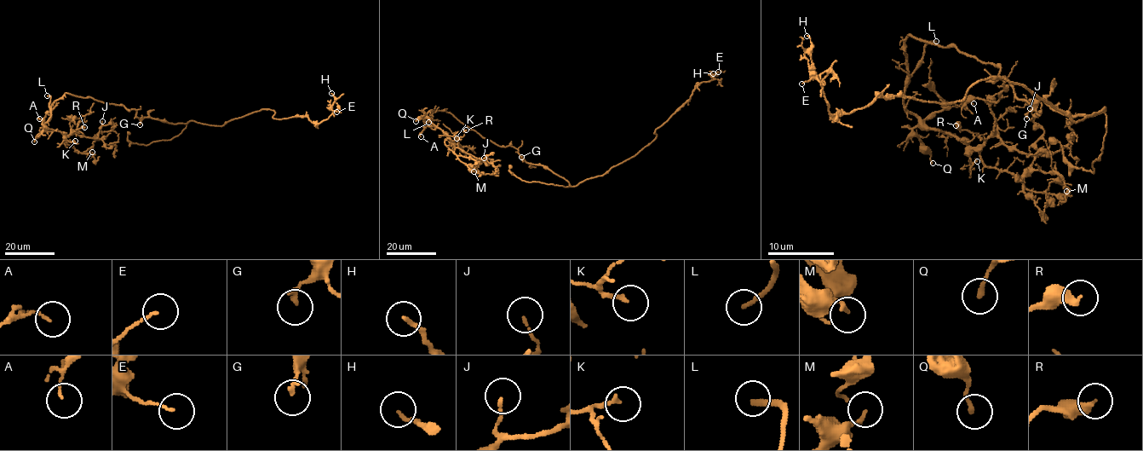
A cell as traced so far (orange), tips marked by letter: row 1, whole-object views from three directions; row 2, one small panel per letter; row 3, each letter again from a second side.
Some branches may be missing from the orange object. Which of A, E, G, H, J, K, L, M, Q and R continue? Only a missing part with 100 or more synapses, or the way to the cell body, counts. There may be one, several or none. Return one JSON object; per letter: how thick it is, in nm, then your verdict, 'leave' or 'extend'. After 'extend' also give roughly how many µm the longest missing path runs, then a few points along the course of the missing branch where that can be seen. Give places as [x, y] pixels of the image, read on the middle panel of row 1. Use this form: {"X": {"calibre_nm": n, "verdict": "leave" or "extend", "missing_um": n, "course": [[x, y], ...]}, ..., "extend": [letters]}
{"A": {"calibre_nm": 90, "verdict": "leave"}, "E": {"calibre_nm": 100, "verdict": "leave"}, "G": {"calibre_nm": 190, "verdict": "leave"}, "H": {"calibre_nm": 150, "verdict": "leave"}, "J": {"calibre_nm": 100, "verdict": "leave"}, "K": {"calibre_nm": 170, "verdict": "leave"}, "L": {"calibre_nm": 200, "verdict": "extend", "missing_um": 20, "course": [[428, 122], [396, 132], [389, 129]]}, "M": {"calibre_nm": 150, "verdict": "leave"}, "Q": {"calibre_nm": 190, "verdict": "leave"}, "R": {"calibre_nm": 320, "verdict": "leave"}, "extend": ["L"]}

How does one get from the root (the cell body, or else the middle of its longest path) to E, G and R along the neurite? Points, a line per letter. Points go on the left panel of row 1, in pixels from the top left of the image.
E: (150, 118), (222, 126), (270, 109), (276, 118), (307, 117), (319, 124), (331, 109), (336, 112)
G: (150, 118), (144, 117), (140, 124)
R: (150, 118), (139, 118), (134, 109), (122, 105), (66, 93), (52, 104), (44, 124), (65, 135), (84, 127)

